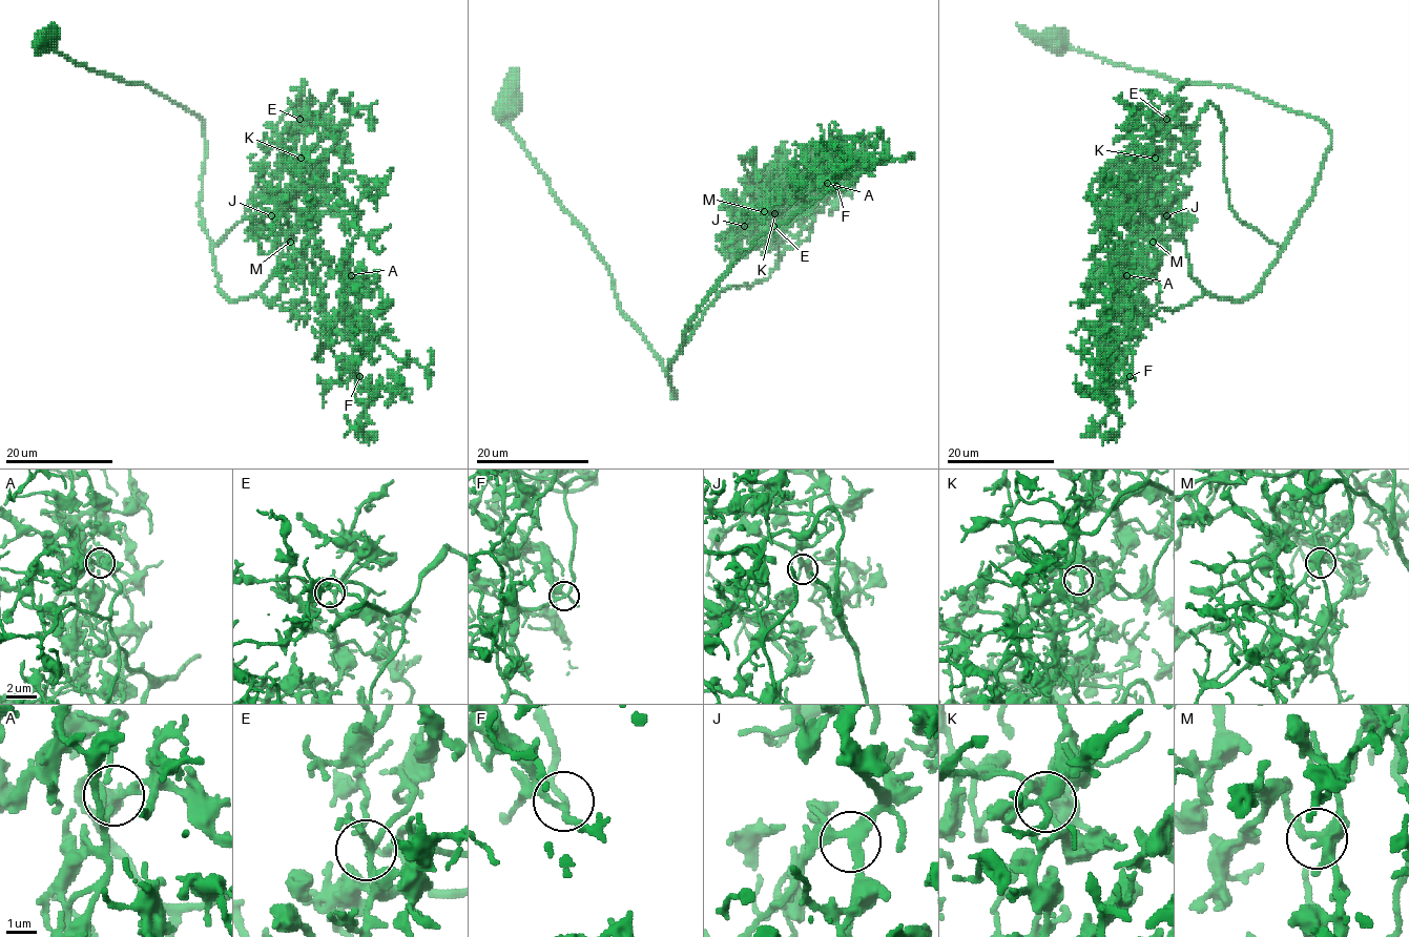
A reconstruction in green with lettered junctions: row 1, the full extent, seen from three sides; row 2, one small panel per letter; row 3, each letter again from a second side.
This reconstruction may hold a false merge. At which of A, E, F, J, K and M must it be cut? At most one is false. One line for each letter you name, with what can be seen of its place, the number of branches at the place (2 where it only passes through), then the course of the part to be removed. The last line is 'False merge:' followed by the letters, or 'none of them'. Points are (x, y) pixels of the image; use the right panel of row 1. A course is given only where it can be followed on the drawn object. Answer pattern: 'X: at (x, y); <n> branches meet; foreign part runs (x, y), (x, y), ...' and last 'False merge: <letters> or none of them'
False merge: none of them

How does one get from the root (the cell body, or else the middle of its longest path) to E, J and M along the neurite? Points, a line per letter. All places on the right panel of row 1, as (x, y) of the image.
E: (1051, 42), (1319, 119), (1330, 148), (1292, 233), (1278, 245), (1237, 215), (1213, 104), (1189, 125), (1166, 119)
J: (1051, 42), (1248, 90), (1329, 131), (1309, 206), (1241, 302), (1192, 276), (1176, 194), (1166, 215)
M: (1051, 42), (1248, 90), (1329, 131), (1309, 206), (1241, 302), (1192, 276), (1176, 194), (1153, 206), (1153, 242)

